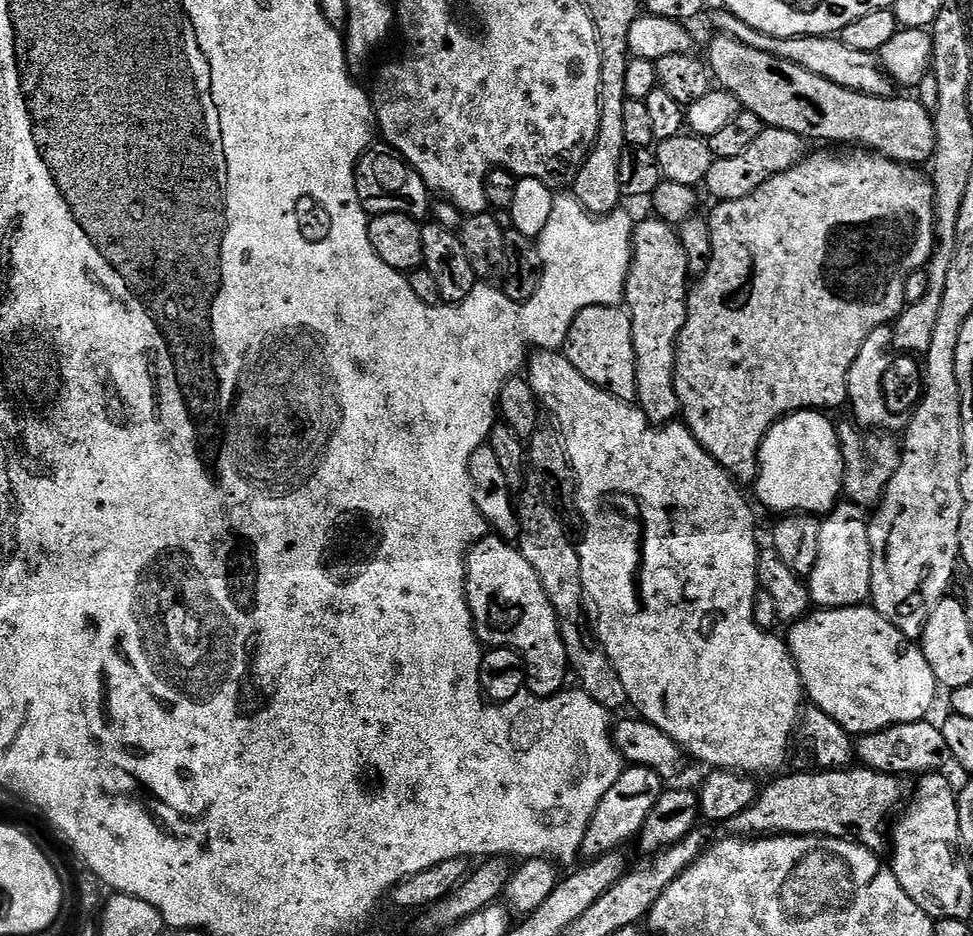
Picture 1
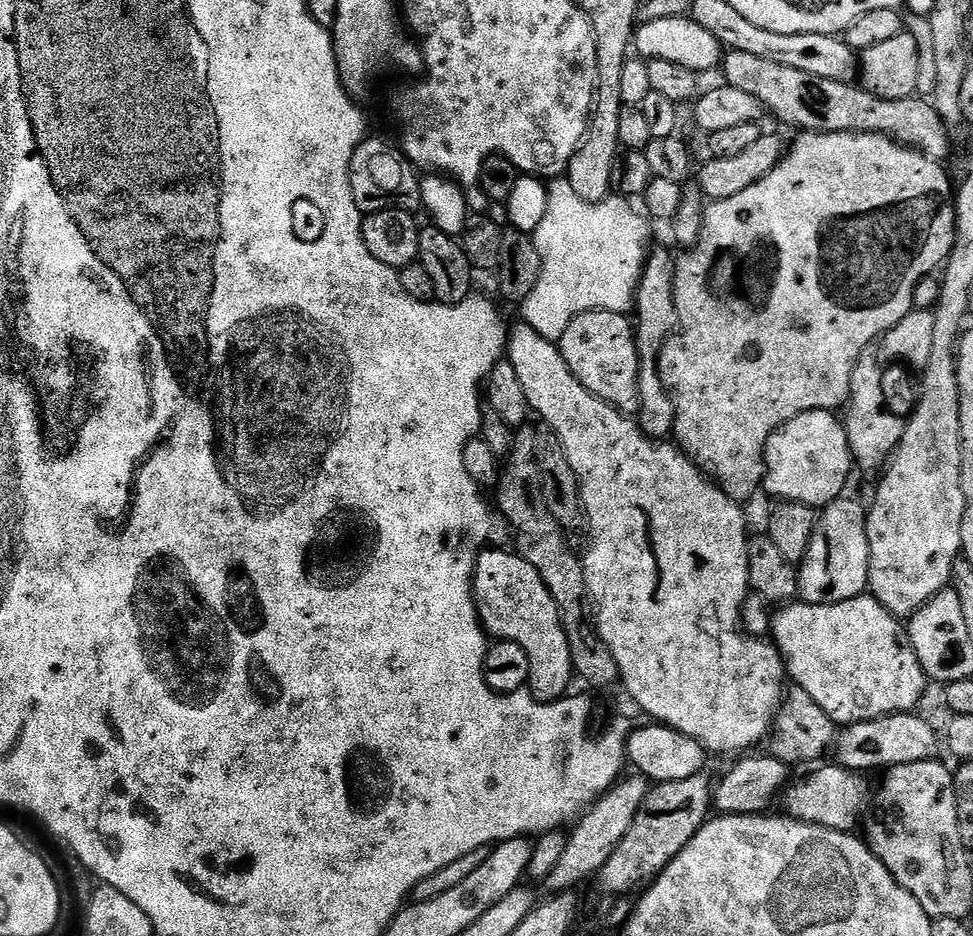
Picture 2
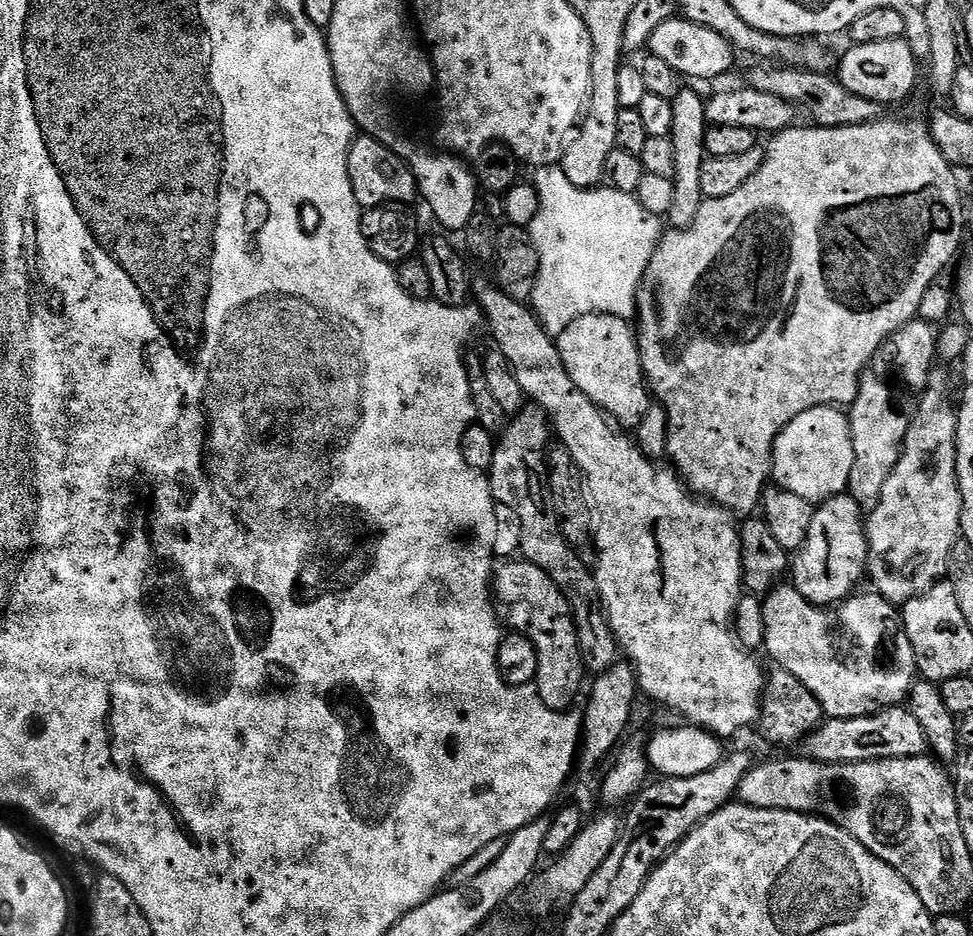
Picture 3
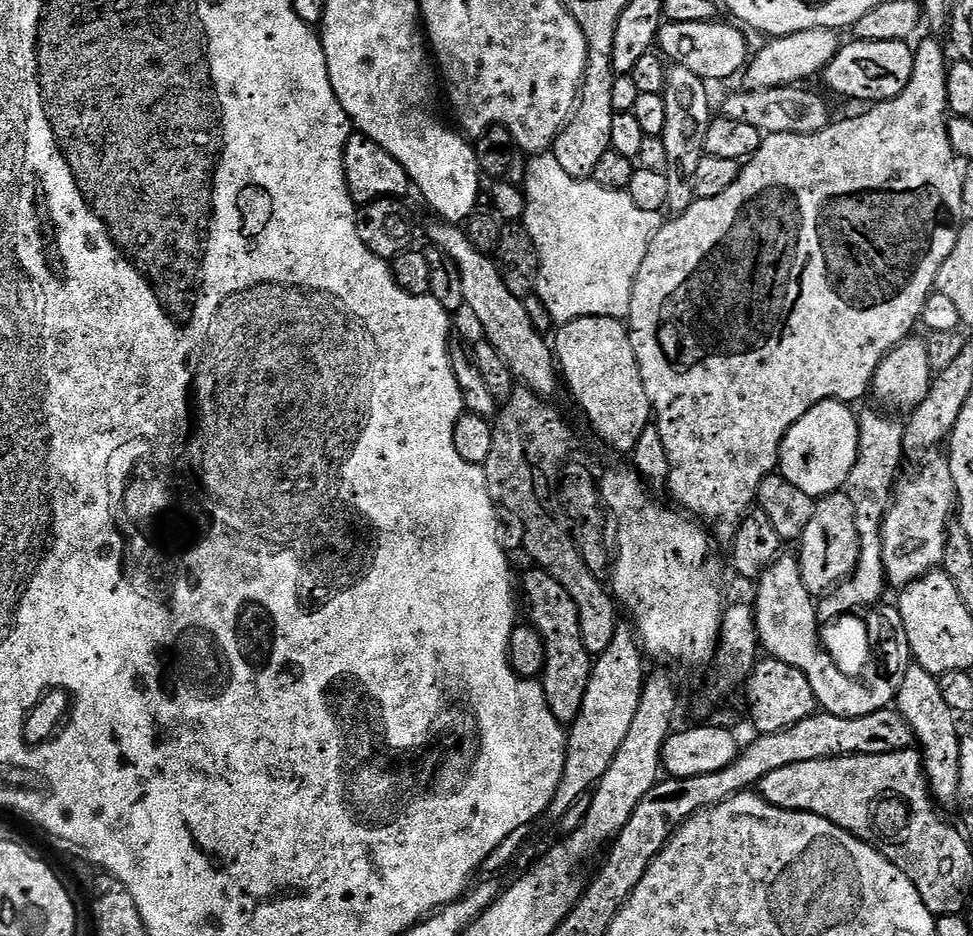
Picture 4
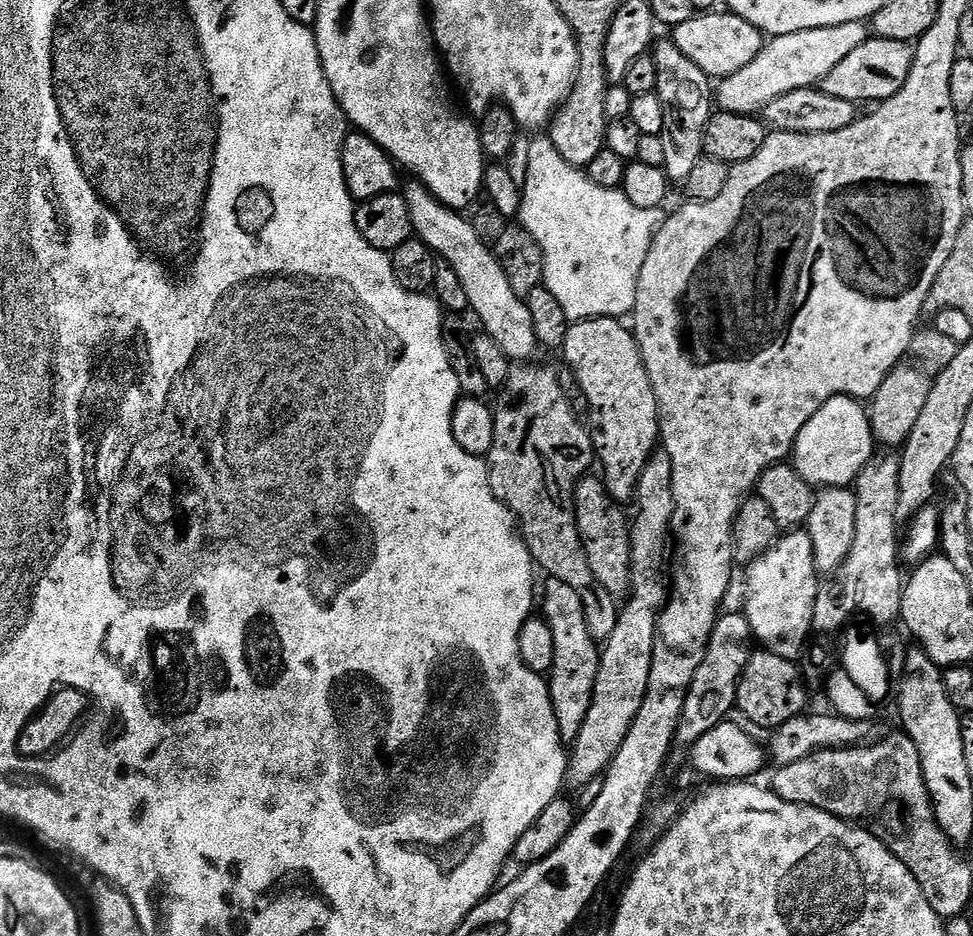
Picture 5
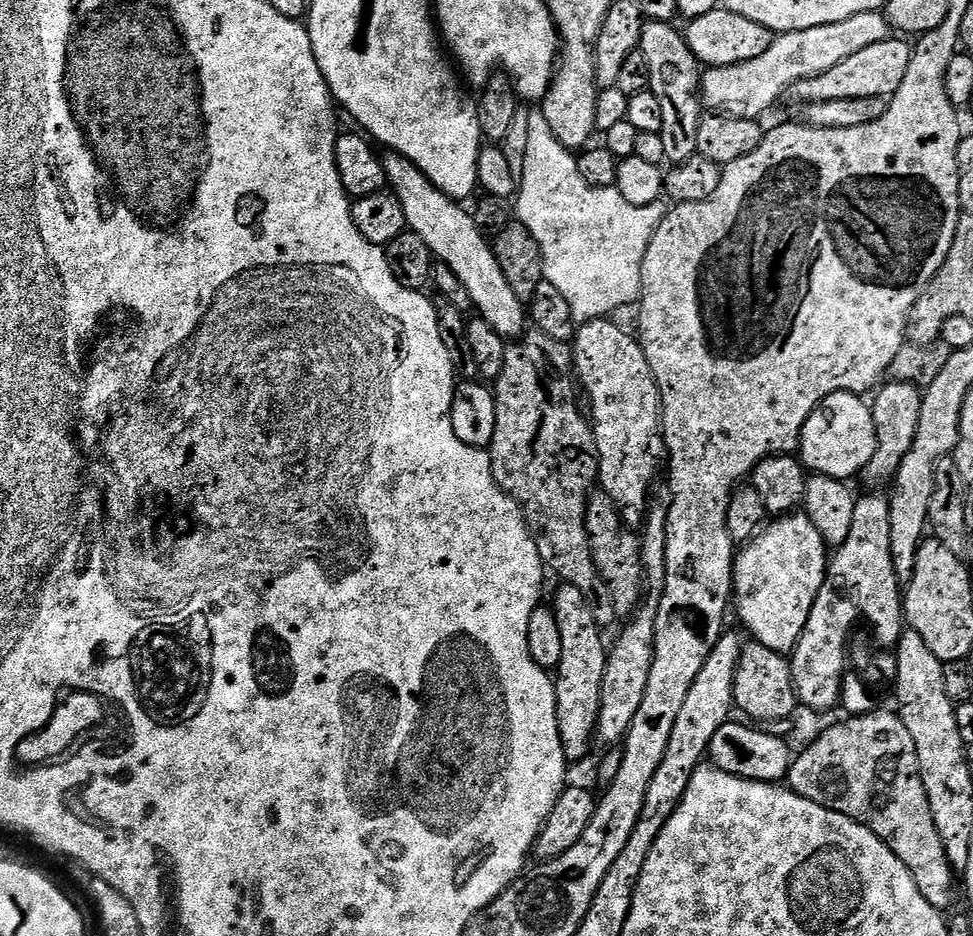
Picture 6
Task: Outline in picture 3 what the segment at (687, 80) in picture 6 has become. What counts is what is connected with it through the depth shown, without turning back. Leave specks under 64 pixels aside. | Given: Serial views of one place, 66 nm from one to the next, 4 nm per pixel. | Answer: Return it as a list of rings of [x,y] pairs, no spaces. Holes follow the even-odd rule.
[[[692,86],[681,87],[680,92],[671,100],[674,110],[672,126],[672,145],[674,146],[674,202],[670,202],[666,220],[673,229],[688,228],[698,218],[698,210],[703,206],[705,198],[702,194],[702,162],[706,158],[704,135],[710,127],[704,109],[705,97],[699,96]]]

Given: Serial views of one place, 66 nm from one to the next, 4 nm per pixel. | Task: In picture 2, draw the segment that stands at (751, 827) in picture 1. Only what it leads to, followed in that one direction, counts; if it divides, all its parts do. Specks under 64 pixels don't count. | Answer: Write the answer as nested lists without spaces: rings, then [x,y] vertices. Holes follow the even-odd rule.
[[[835,762],[828,763],[820,766],[825,768],[817,767],[813,776],[804,776],[801,780],[793,779],[789,783],[782,793],[783,811],[793,820],[817,824],[839,832],[855,833],[861,827],[870,804],[869,777],[863,772],[851,772]]]

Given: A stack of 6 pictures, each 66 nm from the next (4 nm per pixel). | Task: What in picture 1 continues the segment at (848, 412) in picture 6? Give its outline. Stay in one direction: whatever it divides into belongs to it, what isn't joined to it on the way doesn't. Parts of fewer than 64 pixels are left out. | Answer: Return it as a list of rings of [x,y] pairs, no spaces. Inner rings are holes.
[[[820,410],[790,412],[788,415],[783,416],[782,419],[768,427],[768,432],[764,435],[762,442],[760,443],[760,453],[756,458],[756,479],[754,481],[754,489],[756,488],[757,501],[755,500],[755,503],[757,505],[760,503],[762,507],[769,508],[770,511],[776,512],[775,514],[827,514],[836,507],[842,496],[844,463],[840,454],[840,436],[837,425],[835,423],[832,425],[824,416],[827,415]]]

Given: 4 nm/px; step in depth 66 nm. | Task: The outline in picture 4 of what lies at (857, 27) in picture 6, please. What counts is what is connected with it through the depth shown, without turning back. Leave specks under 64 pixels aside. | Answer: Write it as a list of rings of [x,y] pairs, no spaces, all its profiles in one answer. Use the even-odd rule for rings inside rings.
[[[835,28],[802,30],[789,36],[778,36],[767,41],[760,53],[753,55],[743,73],[745,89],[781,88],[787,84],[797,86],[808,82],[811,76],[819,77],[842,47],[841,33]]]

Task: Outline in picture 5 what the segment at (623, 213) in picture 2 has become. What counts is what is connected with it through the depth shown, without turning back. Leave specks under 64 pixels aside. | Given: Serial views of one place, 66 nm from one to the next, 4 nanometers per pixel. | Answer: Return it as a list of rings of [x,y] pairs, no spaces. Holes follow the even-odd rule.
[[[540,134],[528,148],[528,165],[522,176],[519,223],[538,242],[544,255],[544,283],[558,307],[564,311],[565,321],[593,320],[599,316],[624,318],[636,307],[638,274],[652,245],[652,239],[666,219],[663,207],[634,206],[620,188],[594,186],[579,168],[566,162],[547,135]]]

